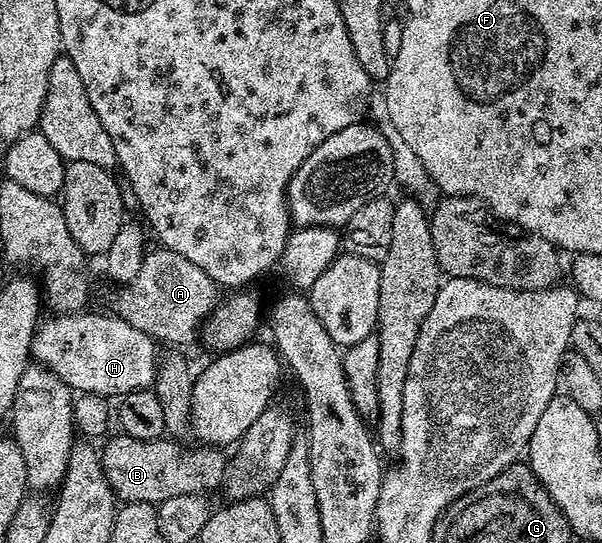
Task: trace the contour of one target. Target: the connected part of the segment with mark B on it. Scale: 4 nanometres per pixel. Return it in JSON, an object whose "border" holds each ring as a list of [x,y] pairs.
{"border":[[[122,433],[113,435],[106,440],[106,442],[108,441],[107,448],[102,448],[101,458],[103,461],[103,472],[109,481],[109,485],[115,490],[116,500],[123,503],[150,503],[158,505],[169,501],[169,497],[203,495],[208,493],[207,491],[215,491],[218,487],[220,490],[224,486],[229,470],[229,459],[222,450],[199,449],[203,451],[191,452],[187,447],[179,448],[175,444],[178,442],[172,441],[167,437],[155,440],[135,440],[133,437]]]}

